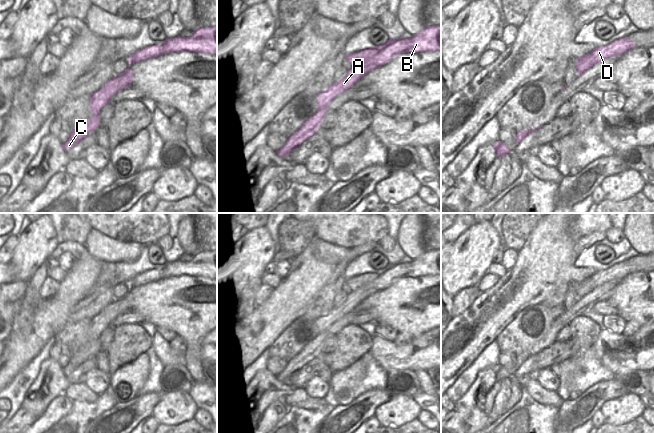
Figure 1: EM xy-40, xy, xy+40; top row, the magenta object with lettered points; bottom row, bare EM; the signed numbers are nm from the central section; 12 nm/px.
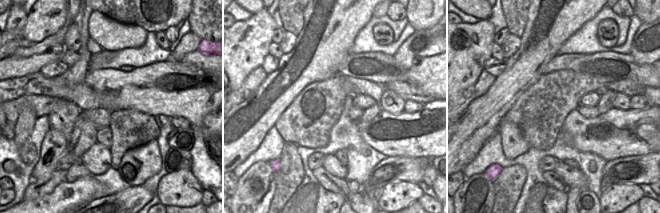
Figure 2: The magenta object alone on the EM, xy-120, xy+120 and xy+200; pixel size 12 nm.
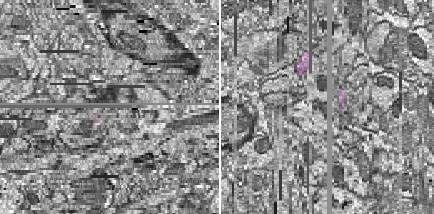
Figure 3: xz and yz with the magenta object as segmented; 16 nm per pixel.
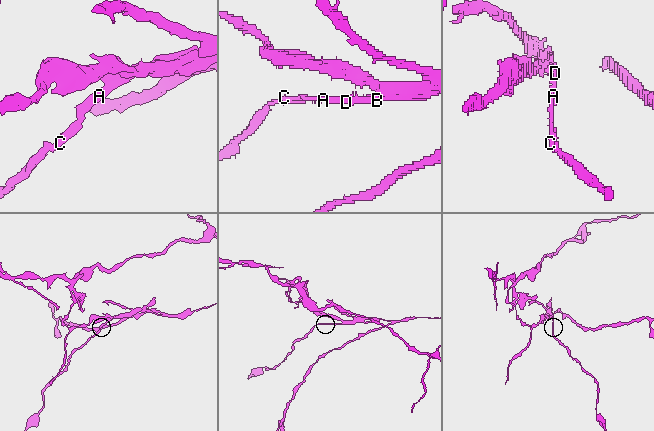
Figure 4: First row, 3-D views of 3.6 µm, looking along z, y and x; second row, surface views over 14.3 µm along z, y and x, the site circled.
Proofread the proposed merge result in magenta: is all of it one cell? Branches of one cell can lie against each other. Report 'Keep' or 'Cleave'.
Cleave

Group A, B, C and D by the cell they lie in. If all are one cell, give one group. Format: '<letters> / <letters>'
A B D / C

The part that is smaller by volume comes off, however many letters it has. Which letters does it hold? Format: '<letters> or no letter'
C

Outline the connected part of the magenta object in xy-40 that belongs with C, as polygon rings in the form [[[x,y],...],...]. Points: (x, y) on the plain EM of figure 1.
[[[93,338],[93,340],[87,343],[78,353],[72,355],[67,365],[62,368],[63,373],[68,376],[74,369],[92,358],[100,348],[99,341],[99,338]]]

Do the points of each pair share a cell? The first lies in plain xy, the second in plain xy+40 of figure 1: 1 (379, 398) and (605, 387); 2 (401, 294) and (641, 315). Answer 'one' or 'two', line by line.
1: one
2: one

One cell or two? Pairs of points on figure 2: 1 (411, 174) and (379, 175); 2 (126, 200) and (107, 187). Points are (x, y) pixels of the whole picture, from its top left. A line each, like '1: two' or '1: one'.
1: one
2: two

